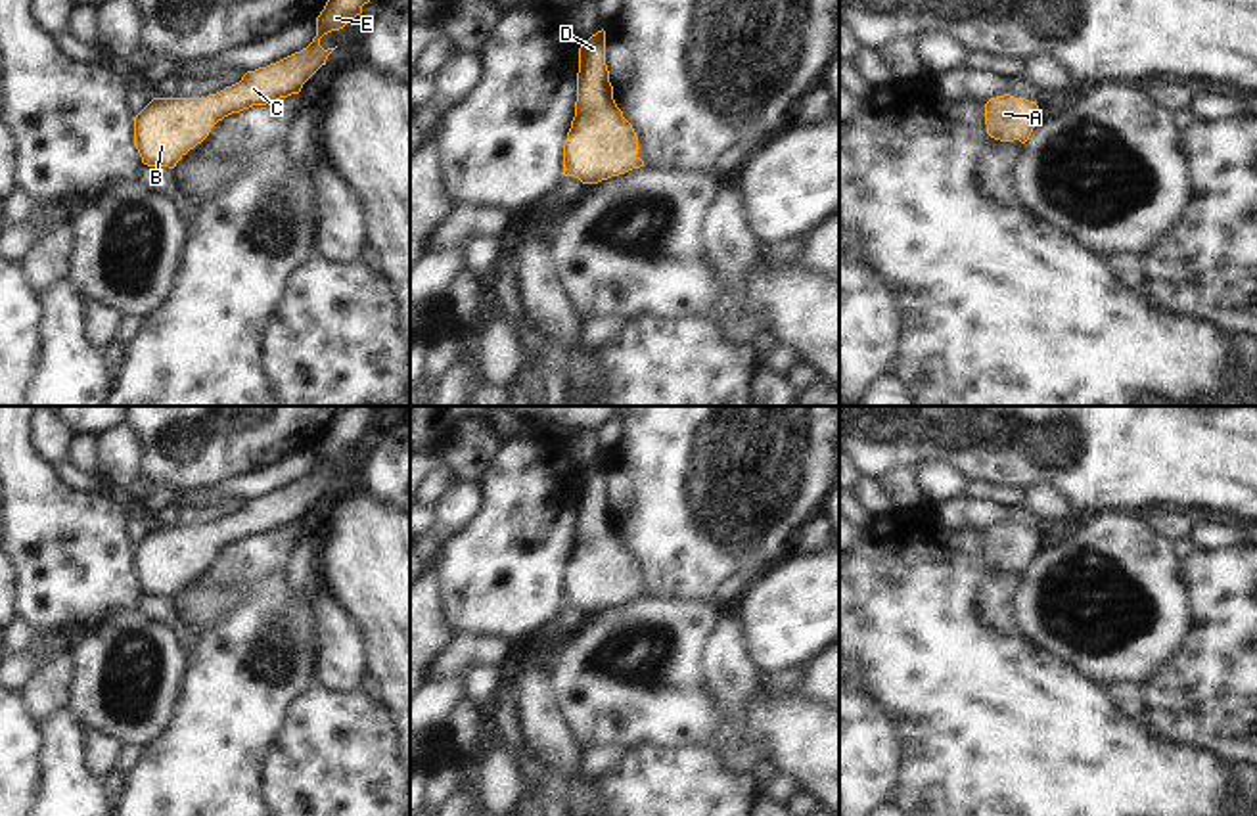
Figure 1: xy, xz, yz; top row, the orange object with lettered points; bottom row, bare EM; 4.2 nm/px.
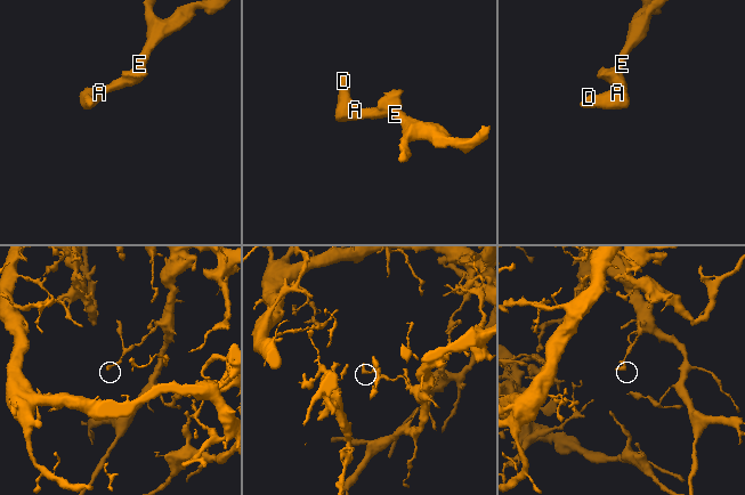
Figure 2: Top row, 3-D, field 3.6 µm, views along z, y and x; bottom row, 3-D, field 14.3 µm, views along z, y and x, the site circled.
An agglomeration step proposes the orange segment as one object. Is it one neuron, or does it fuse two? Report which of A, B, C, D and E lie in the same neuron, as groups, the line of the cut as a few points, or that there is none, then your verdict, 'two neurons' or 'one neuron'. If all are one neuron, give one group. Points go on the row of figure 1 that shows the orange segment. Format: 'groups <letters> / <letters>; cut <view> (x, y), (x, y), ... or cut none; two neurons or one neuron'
groups A B C D E; cut none; one neuron

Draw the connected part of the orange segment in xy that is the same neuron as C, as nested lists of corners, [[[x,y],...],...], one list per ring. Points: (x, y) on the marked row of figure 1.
[[[328,0],[316,17],[316,36],[307,48],[266,67],[247,71],[240,82],[217,94],[203,100],[153,98],[134,117],[134,146],[142,163],[174,169],[224,117],[299,94],[303,84],[326,65],[328,56],[335,50],[324,50],[320,38],[351,23],[368,2]]]

